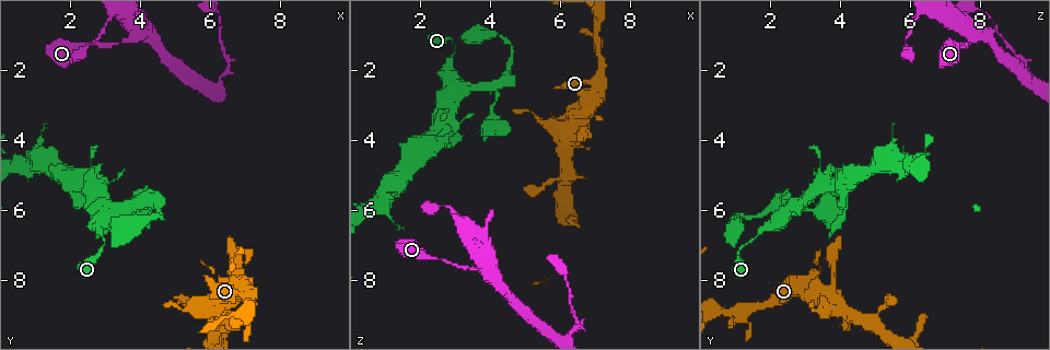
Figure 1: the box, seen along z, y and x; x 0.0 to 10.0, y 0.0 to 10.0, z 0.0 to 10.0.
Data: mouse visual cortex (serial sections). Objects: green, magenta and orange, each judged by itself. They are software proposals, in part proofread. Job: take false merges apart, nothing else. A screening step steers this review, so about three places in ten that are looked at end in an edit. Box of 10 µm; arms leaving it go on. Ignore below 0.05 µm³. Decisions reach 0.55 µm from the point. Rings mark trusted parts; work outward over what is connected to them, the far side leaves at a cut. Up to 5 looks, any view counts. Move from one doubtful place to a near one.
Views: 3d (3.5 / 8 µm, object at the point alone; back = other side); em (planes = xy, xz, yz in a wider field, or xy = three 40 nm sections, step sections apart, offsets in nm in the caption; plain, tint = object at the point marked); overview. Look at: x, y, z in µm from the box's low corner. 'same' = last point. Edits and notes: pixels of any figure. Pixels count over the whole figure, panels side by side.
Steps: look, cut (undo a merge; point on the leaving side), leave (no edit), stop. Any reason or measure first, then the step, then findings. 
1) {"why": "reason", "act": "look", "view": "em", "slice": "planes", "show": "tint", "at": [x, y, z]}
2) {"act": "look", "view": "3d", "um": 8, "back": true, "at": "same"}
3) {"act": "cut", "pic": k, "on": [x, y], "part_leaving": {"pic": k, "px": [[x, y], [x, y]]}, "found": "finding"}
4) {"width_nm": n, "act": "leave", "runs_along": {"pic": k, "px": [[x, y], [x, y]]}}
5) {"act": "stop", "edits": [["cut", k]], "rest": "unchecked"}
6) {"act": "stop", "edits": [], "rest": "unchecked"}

{"why": "a fork", "act": "look", "view": "3d", "um": 3.5, "at": [7.10, 8.85, 1.25]}

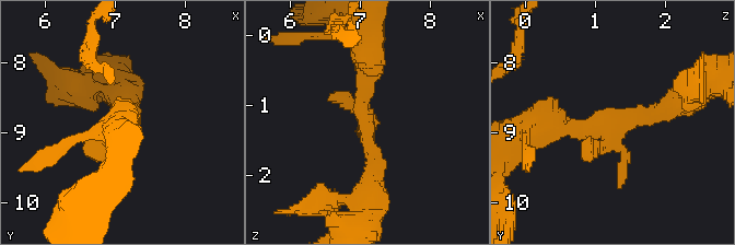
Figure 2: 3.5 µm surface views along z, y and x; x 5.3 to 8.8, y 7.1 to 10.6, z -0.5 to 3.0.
{"why": "shape alone is not enough", "act": "look", "view": "em", "slice": "planes", "show": "tint", "at": [7.10, 8.85, 1.25]}

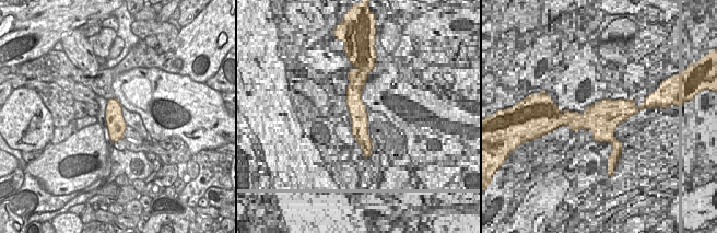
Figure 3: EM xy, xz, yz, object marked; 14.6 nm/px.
{"act": "leave", "runs_along": {"pic": 2, "px": [[680, 102], [627, 123], [543, 126]]}, "found": "one cell here"}

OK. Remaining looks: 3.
{"why": "thin arm on a thick one", "act": "look", "view": "3d", "um": 8, "at": [3.70, 1.05, 7.70]}

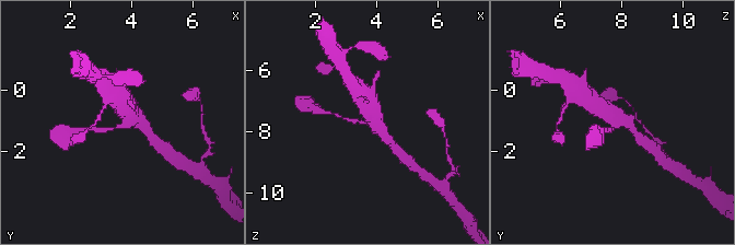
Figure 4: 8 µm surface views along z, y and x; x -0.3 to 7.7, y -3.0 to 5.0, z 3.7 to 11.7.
{"act": "look", "view": "em", "slice": "xy", "step": 3, "show": "tint", "at": "same"}

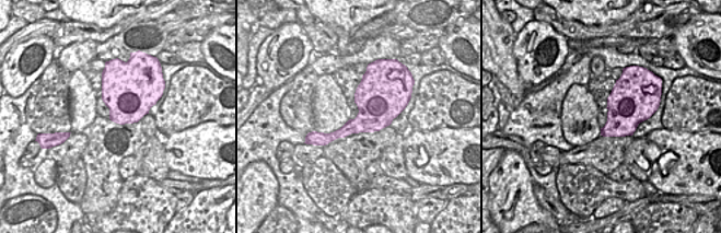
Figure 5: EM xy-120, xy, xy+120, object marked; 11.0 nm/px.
{"arms": 3, "arm_widths_nm": [150, 350, 600], "act": "leave", "runs_along": {"pic": 4, "px": [[93, 129], [123, 125], [121, 104]]}, "found": "one cell here"}

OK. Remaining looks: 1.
{"act": "stop", "edits": [], "rest": "unchecked"}

